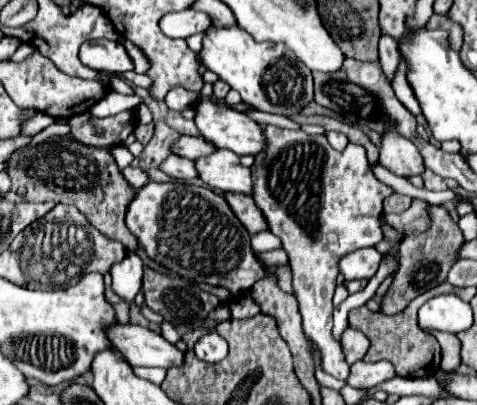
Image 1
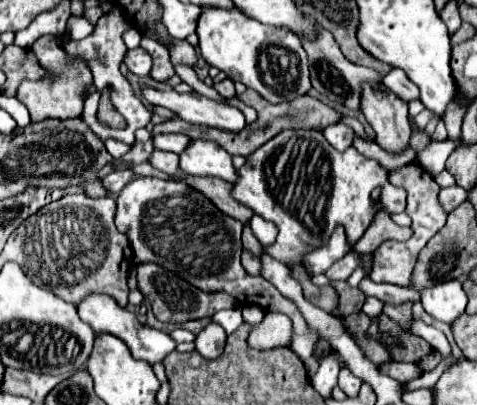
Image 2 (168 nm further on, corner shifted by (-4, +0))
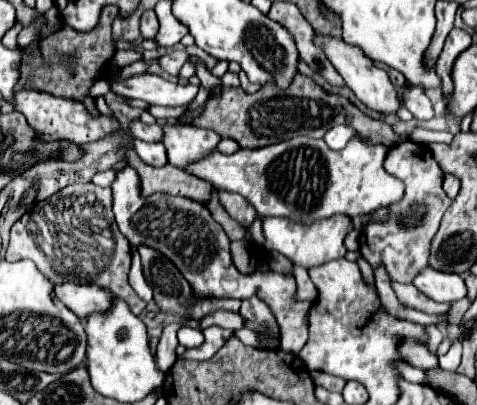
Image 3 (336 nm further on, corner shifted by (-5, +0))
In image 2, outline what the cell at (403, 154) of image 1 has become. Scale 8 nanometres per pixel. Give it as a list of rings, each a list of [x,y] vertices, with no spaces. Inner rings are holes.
[[[362,84],[362,114],[376,132],[376,144],[388,152],[402,152],[408,146],[412,128],[408,106],[384,84]]]

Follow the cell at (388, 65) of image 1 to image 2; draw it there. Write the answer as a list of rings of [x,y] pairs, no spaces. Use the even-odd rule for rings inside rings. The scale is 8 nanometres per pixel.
[[[392,68],[392,72],[388,76],[384,76],[384,86],[388,90],[392,90],[398,98],[410,102],[410,100],[420,100],[420,92],[418,88],[408,80],[408,76],[404,74],[404,70],[398,70],[398,68]]]

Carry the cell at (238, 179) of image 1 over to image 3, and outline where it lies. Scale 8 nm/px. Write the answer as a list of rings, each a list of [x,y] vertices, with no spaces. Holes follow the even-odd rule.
[[[167,124],[163,132],[165,132],[163,144],[167,148],[169,162],[183,170],[195,162],[205,160],[211,154],[211,150],[215,150],[217,144],[221,142],[221,138],[215,132],[193,128],[189,124],[185,124],[183,128]]]

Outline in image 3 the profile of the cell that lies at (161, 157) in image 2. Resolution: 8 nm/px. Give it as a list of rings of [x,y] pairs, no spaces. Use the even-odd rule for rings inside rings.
[[[135,140],[135,152],[149,166],[165,166],[169,162],[163,144],[149,144],[149,142]]]

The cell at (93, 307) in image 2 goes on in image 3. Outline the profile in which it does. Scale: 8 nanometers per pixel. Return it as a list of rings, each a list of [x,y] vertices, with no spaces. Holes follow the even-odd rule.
[[[65,282],[53,288],[57,298],[73,310],[81,320],[89,318],[95,312],[109,312],[113,308],[113,292],[97,284],[75,284]]]

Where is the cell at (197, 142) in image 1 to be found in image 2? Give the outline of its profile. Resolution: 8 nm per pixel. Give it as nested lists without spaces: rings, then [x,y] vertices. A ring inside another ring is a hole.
[[[156,134],[156,136],[152,136],[152,142],[154,142],[154,148],[158,148],[158,150],[168,150],[168,152],[180,154],[190,144],[190,138],[184,134]]]

